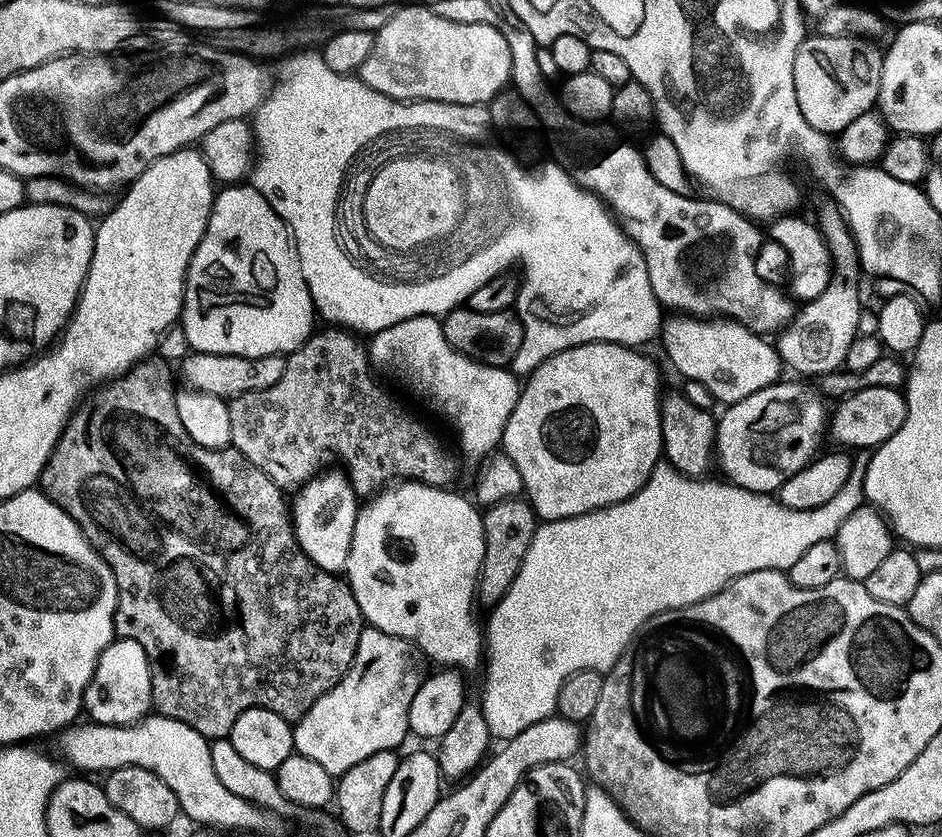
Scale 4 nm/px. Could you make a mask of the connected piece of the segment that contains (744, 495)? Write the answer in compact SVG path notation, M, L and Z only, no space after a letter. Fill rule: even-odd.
M661 462L630 499L569 520L550 520L537 527L518 578L514 578L510 590L506 590L497 604L491 605L488 624L486 620L482 711L493 737L501 736L501 741L507 742L526 730L526 726L534 726L534 722L553 715L564 679L587 668L607 673L652 616L670 608L687 608L714 595L736 579L732 575L736 568L740 568L741 576L747 574L744 568L788 570L796 563L796 556L802 557L796 552L796 532L788 536L780 528L788 528L792 516L800 524L800 516L816 516L816 512L790 509L771 495L745 488L738 490L731 482L719 484L712 479L681 476L675 466Z

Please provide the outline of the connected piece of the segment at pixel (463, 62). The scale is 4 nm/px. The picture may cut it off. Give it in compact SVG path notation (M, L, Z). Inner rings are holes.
M421 6L421 8L400 8L397 12L393 11L388 17L386 26L382 26L380 31L375 33L376 41L370 50L370 58L366 58L366 62L362 62L358 76L365 84L372 87L382 94L386 94L395 100L411 102L413 100L441 100L443 104L466 104L469 106L487 105L489 103L486 98L486 84L494 84L494 76L512 70L512 59L510 58L510 46L506 46L506 38L502 38L502 34L494 26L489 24L459 24L453 20L442 18L431 8Z

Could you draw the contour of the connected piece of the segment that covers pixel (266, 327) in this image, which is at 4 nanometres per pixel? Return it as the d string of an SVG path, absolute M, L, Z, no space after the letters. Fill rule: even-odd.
M224 186L215 193L208 225L188 264L182 313L188 347L197 352L216 348L214 354L235 356L291 354L302 347L314 331L310 290L303 280L296 247L284 220L256 188L240 187L244 186ZM212 276L216 276L216 280L224 280L224 276L228 276L228 280L252 280L252 284L212 284Z

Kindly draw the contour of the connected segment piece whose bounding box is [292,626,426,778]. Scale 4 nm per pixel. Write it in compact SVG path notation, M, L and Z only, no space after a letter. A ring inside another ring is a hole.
M365 626L358 638L358 650L354 654L354 662L348 673L329 692L322 694L318 702L314 702L314 706L310 706L303 718L295 721L292 730L295 751L318 762L322 770L338 778L343 772L350 770L350 766L362 762L362 758L370 758L370 754L399 749L399 744L410 736L410 702L414 702L414 694L418 694L420 684L426 679L426 671L424 672L423 666L420 665L420 660L422 661L421 653L416 645L408 640Z

